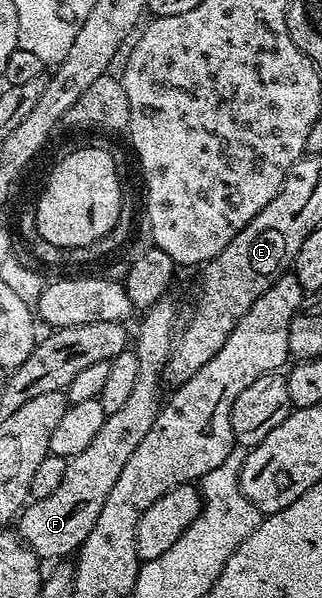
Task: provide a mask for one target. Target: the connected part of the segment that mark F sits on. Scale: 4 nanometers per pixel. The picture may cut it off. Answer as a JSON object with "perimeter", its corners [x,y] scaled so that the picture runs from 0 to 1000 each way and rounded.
{"perimeter":[[[531,502],[491,505],[484,512],[453,520],[441,532],[432,560],[422,565],[416,560],[413,565],[413,584],[438,609],[438,622],[425,629],[413,662],[401,662],[401,676],[339,692],[314,722],[289,729],[289,742],[276,742],[264,756],[211,771],[202,798],[168,819],[165,829],[112,833],[87,839],[53,868],[53,891],[62,901],[124,936],[205,935],[196,933],[205,926],[230,928],[258,911],[314,863],[314,849],[326,849],[326,836],[339,836],[339,823],[351,823],[351,809],[363,809],[363,796],[376,796],[376,783],[388,783],[425,742],[450,736],[463,716],[475,716],[475,702],[494,692],[500,677],[494,632],[500,639],[500,620],[519,610],[537,567],[550,559],[543,512]]]}

